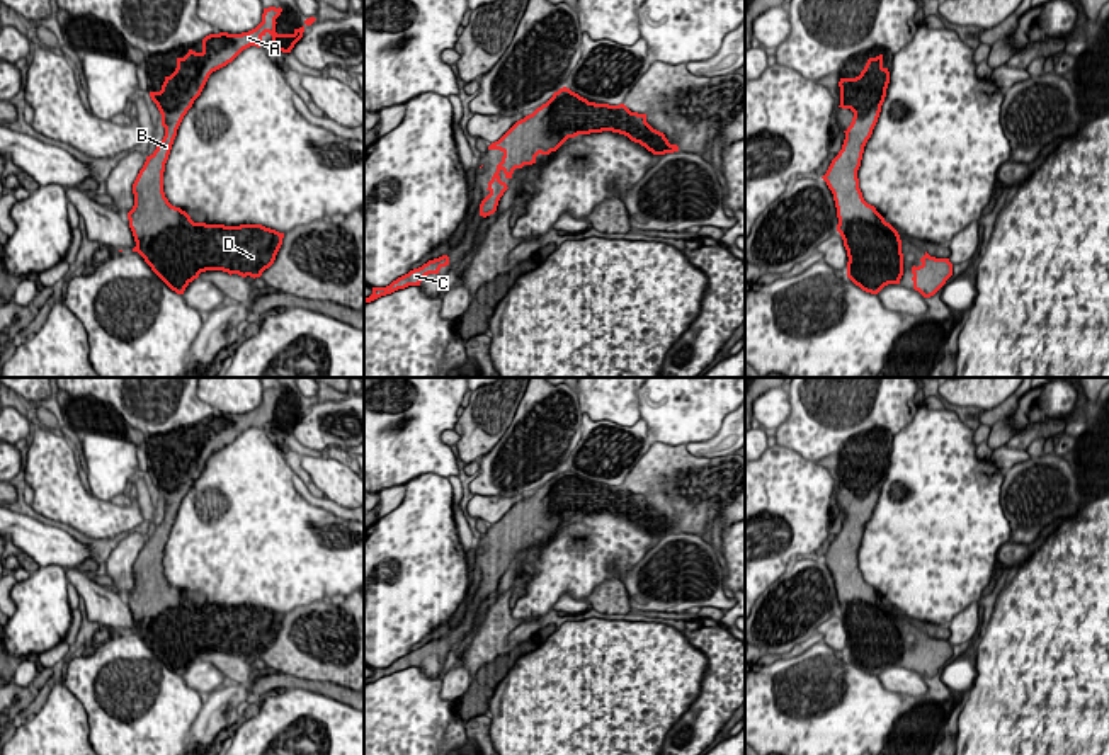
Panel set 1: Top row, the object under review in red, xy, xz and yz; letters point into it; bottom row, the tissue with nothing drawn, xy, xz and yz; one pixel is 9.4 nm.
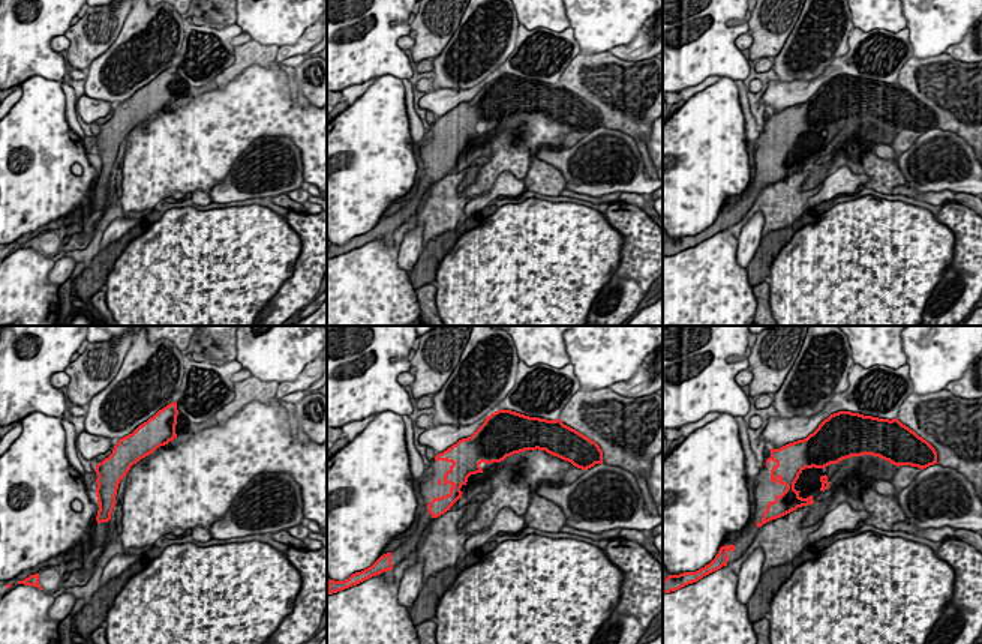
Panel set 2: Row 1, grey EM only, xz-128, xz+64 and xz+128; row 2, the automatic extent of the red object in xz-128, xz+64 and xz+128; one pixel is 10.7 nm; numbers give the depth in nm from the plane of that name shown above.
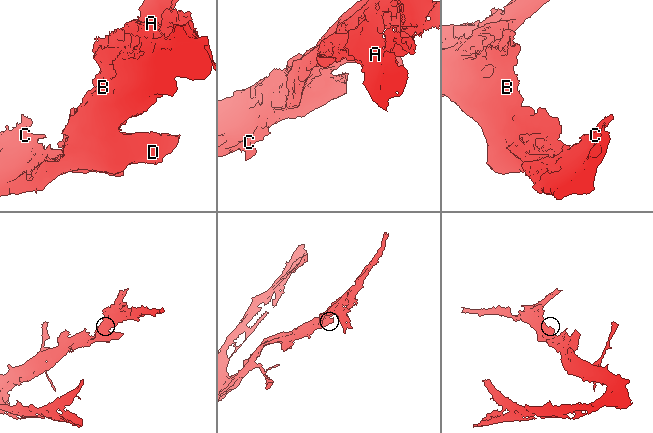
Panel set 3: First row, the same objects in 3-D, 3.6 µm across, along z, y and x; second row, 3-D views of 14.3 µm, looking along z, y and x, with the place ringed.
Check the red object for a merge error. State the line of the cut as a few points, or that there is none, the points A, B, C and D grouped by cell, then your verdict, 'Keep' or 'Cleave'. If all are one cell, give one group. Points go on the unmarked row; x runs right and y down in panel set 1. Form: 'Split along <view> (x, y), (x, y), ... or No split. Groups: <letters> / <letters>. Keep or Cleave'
No split. Groups: A B C D. Keep

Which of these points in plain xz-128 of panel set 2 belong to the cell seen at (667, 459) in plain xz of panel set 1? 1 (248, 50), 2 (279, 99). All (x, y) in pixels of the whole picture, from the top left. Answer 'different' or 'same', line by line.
1: same
2: different

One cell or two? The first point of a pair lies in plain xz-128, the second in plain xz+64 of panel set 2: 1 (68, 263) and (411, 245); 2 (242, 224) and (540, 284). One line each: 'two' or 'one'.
1: one
2: one

